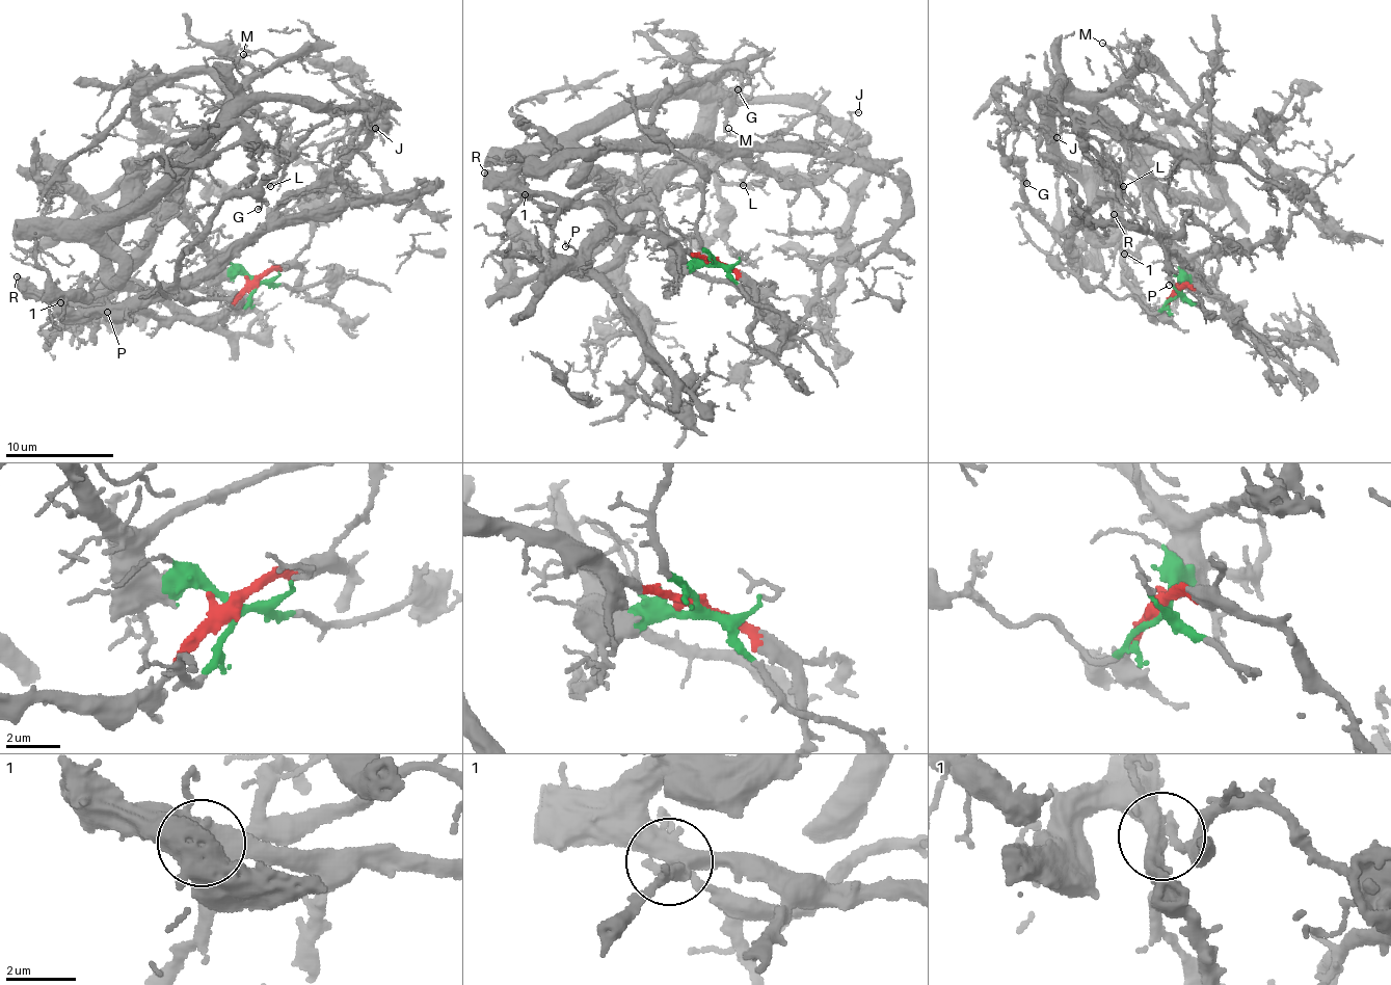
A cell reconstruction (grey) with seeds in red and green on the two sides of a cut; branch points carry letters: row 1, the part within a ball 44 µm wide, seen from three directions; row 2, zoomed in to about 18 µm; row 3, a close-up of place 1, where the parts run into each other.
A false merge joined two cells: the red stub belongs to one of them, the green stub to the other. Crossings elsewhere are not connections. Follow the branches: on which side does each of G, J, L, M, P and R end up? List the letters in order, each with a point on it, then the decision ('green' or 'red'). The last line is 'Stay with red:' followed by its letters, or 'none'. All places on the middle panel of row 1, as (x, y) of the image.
G: (738, 89) | red
J: (858, 112) | green
L: (743, 185) | green
M: (728, 128) | green
P: (565, 246) | green
R: (484, 172) | red
Stay with red: G, R

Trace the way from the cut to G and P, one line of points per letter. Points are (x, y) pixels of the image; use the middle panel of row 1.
G: (715, 262), (516, 174), (635, 148), (709, 76), (736, 68), (737, 90)
P: (715, 262), (680, 262), (681, 257), (667, 230), (652, 210), (639, 208), (606, 230), (579, 255), (566, 247)

